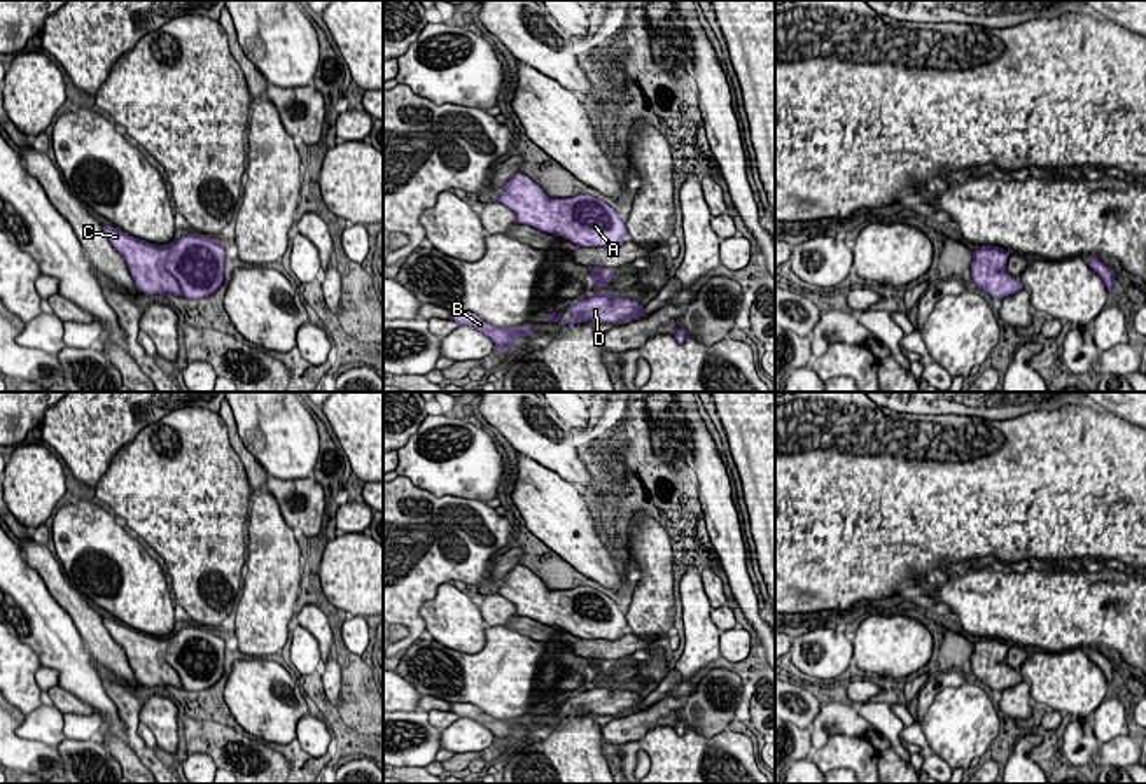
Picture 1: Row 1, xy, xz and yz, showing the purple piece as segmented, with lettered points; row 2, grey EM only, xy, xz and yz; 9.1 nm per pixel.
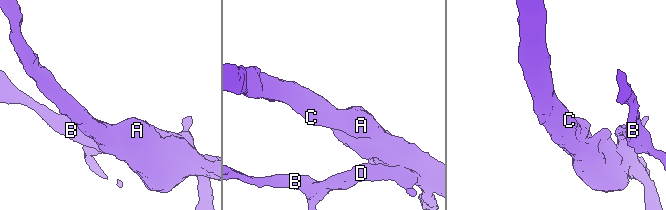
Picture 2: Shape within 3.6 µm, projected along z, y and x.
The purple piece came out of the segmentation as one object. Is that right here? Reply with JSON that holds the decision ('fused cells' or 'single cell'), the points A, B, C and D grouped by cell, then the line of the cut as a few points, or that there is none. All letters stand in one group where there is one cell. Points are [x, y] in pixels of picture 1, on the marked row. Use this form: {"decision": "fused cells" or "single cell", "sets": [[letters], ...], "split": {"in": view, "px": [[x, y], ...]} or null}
{"decision": "single cell", "sets": [["A", "B", "C", "D"]], "split": null}

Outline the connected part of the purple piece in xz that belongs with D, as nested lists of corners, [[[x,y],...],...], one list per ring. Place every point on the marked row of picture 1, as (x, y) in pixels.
[[[588,266],[590,282],[598,285],[602,290],[588,298],[579,299],[576,304],[569,306],[570,317],[562,322],[562,312],[544,315],[542,322],[558,322],[562,326],[572,326],[579,322],[593,324],[616,324],[626,318],[644,318],[640,312],[644,306],[637,299],[612,296],[604,287],[614,278],[614,273],[602,266]]]

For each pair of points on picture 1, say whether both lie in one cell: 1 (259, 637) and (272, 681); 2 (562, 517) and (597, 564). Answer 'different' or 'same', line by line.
1: different
2: same

